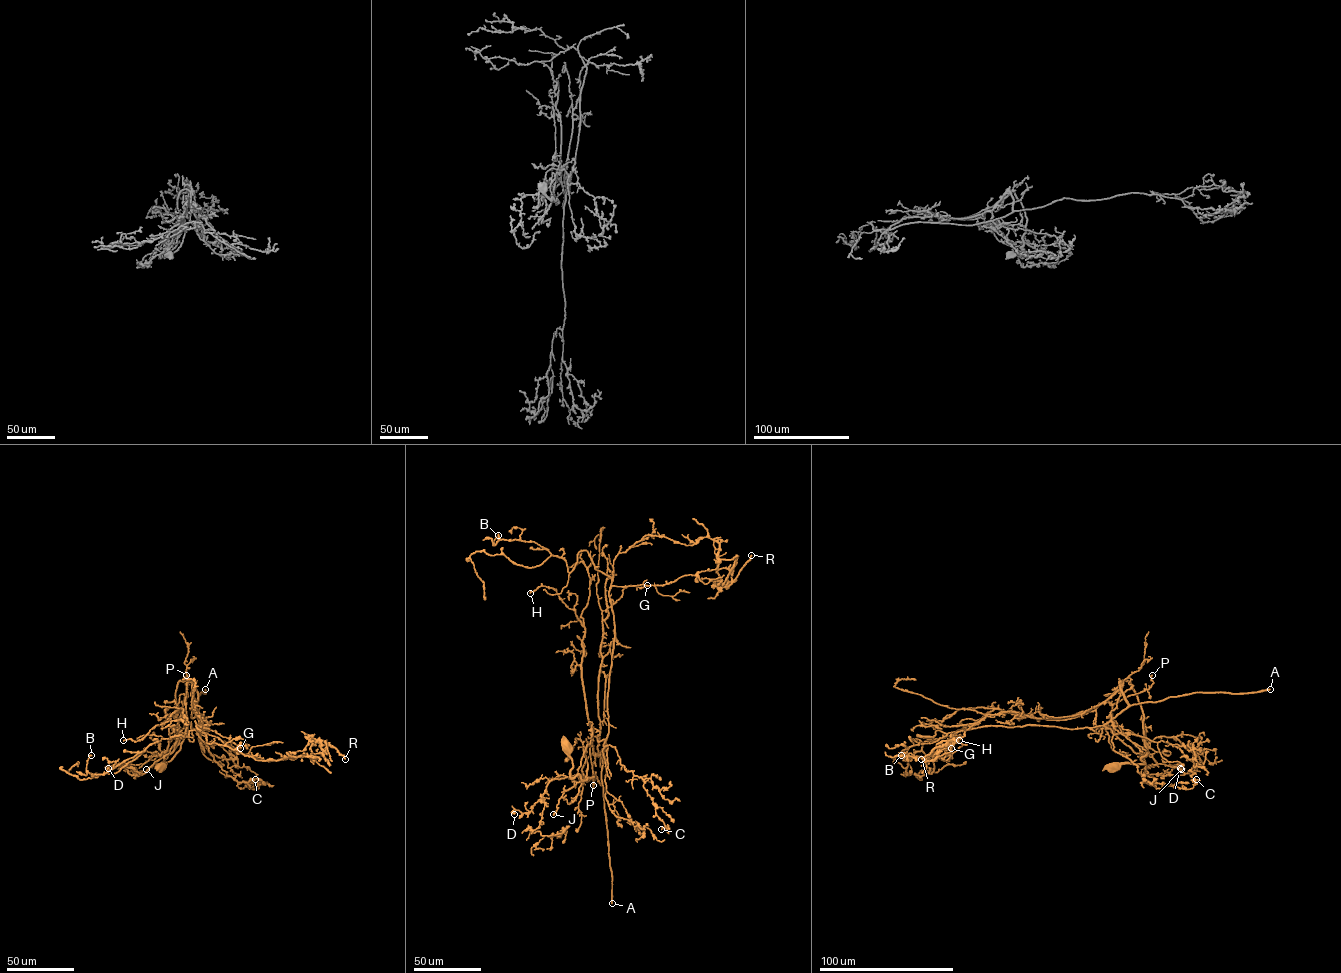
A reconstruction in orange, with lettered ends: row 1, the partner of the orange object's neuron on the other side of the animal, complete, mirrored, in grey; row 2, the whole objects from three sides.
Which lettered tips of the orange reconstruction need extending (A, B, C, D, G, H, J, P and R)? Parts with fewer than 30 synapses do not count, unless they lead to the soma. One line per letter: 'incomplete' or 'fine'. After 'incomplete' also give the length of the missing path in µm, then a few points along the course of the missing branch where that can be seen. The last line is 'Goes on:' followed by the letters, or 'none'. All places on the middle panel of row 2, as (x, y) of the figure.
A: incomplete; about 200 µm are missing
B: fine
C: fine
D: fine
G: fine
H: fine
J: fine
P: fine
R: fine
Goes on: A

